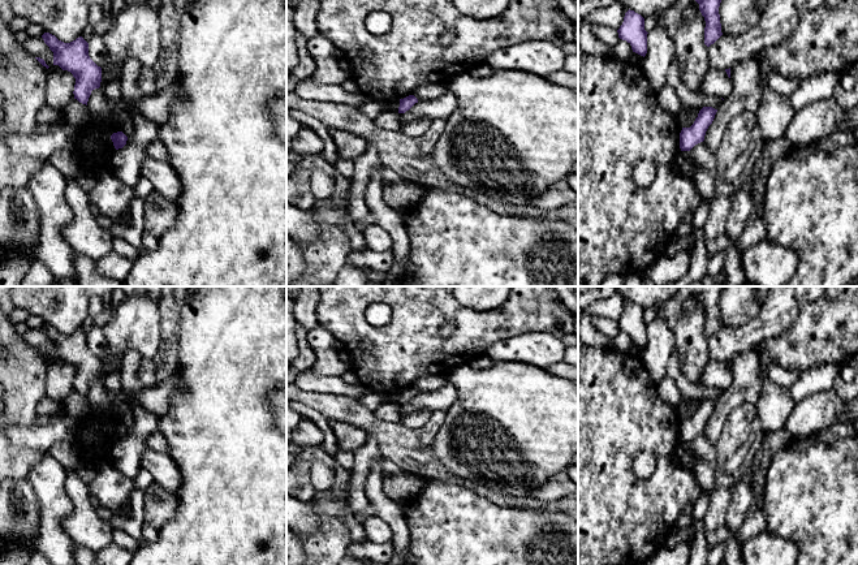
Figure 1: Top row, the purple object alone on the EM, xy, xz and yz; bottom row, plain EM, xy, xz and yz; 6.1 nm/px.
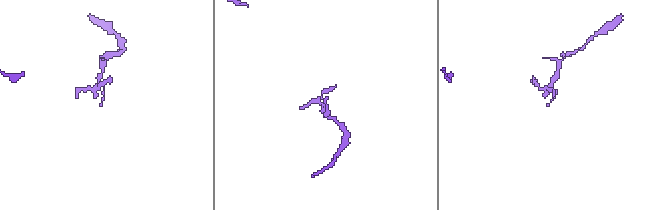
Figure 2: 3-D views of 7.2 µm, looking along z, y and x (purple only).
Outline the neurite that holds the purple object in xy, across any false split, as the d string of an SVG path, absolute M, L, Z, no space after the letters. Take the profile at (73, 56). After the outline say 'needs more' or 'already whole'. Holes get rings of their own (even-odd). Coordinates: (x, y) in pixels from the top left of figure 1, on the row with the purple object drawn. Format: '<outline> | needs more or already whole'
M49 33L42 38L53 52L53 65L70 72L76 78L74 99L87 105L91 91L99 89L102 82L102 68L90 59L89 43L82 36L64 43Z | already whole

